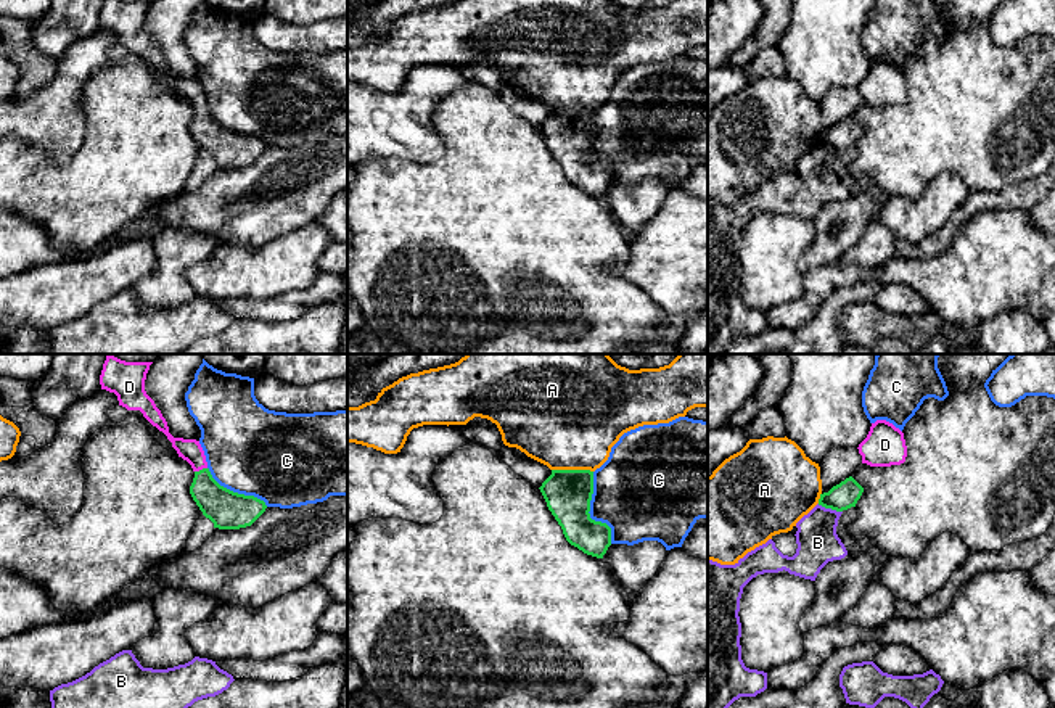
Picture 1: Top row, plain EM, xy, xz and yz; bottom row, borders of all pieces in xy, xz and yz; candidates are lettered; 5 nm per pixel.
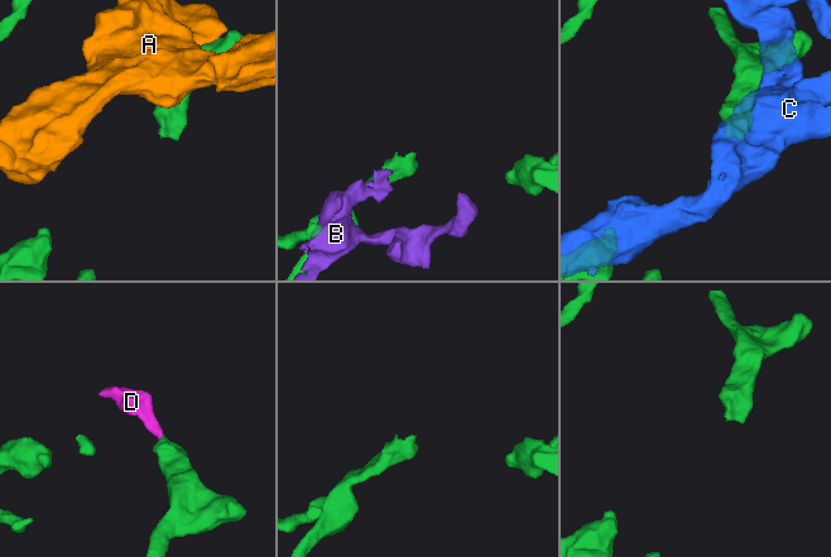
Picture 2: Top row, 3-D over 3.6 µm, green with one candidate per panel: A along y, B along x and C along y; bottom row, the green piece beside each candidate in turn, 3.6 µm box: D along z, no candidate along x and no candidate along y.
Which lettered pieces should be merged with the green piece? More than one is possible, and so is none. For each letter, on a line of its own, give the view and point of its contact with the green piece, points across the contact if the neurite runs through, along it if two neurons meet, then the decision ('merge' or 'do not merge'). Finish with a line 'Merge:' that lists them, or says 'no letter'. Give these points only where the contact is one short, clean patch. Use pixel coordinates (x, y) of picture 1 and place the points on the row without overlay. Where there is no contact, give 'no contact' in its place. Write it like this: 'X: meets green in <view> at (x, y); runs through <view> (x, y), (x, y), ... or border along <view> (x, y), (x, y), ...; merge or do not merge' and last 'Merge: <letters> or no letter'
A: meets green in xz at (573, 110); do not merge
B: meets green in yz at (830, 147); do not merge
C: meets green in xz at (589, 150); do not merge
D: meets green in xy at (200, 110); runs through xy (225, 148), (205, 127), (200, 110), (198, 100), (188, 89); merge
Merge: D

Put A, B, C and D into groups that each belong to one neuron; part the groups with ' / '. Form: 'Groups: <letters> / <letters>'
Groups: A / B / C / D

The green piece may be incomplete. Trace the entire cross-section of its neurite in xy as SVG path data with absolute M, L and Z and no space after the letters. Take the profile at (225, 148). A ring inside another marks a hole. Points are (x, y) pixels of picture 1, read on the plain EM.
M105 0L100 14L101 29L114 32L119 45L127 50L140 50L153 66L167 76L179 97L191 105L195 117L190 134L203 154L214 163L214 167L240 169L251 166L265 151L265 142L220 126L207 108L199 80L174 77L169 72L166 58L145 31L145 19L151 3Z

